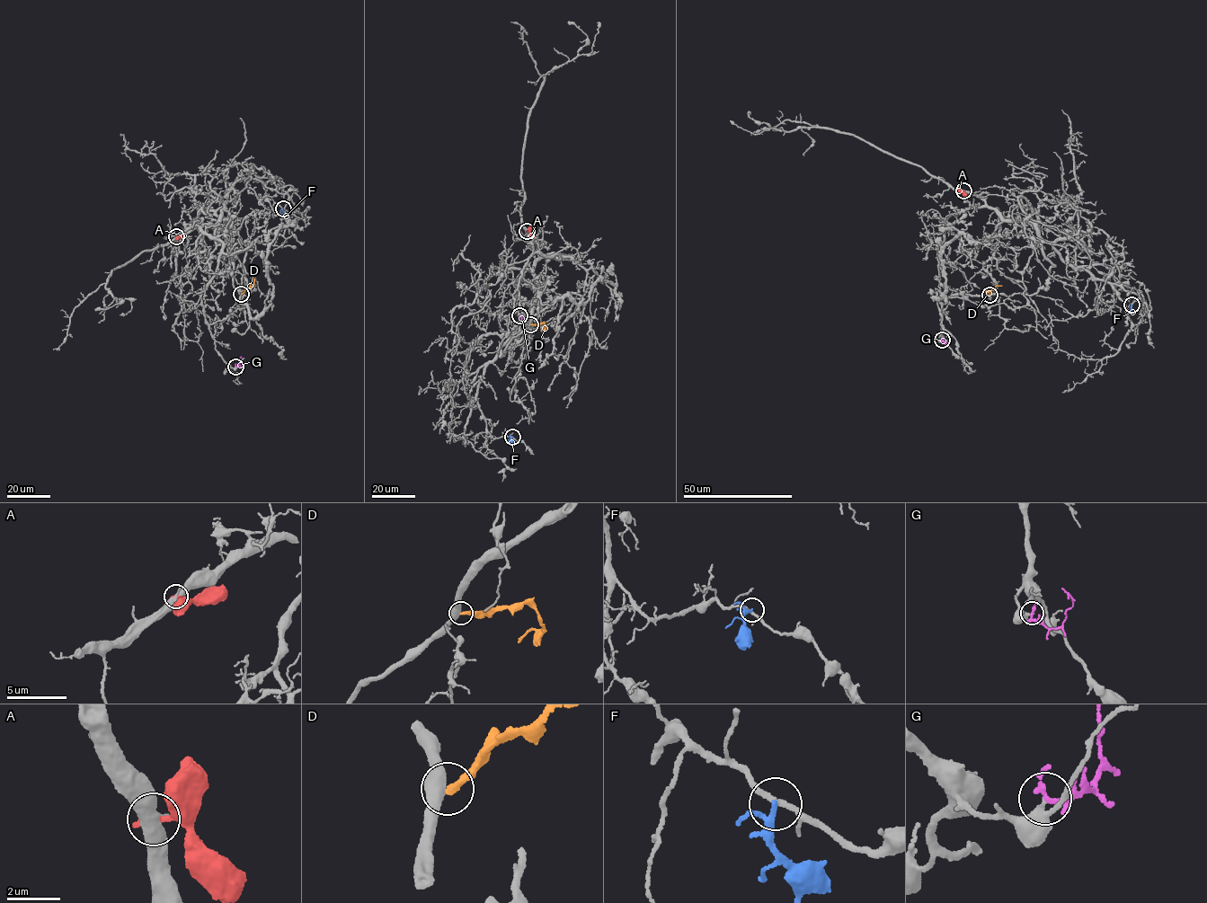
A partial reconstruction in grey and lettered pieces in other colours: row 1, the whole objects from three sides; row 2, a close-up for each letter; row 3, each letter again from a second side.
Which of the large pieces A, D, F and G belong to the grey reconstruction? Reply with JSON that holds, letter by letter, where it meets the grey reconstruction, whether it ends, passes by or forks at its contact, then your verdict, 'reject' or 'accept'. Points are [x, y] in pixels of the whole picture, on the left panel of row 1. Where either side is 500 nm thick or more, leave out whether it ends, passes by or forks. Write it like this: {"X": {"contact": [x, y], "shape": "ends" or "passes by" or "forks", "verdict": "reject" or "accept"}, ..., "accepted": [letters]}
{"A": {"contact": [176, 236], "verdict": "reject"}, "D": {"contact": [241, 294], "verdict": "reject"}, "F": {"contact": [283, 208], "shape": "passes by", "verdict": "reject"}, "G": {"contact": [235, 367], "shape": "passes by", "verdict": "reject"}, "accepted": []}

